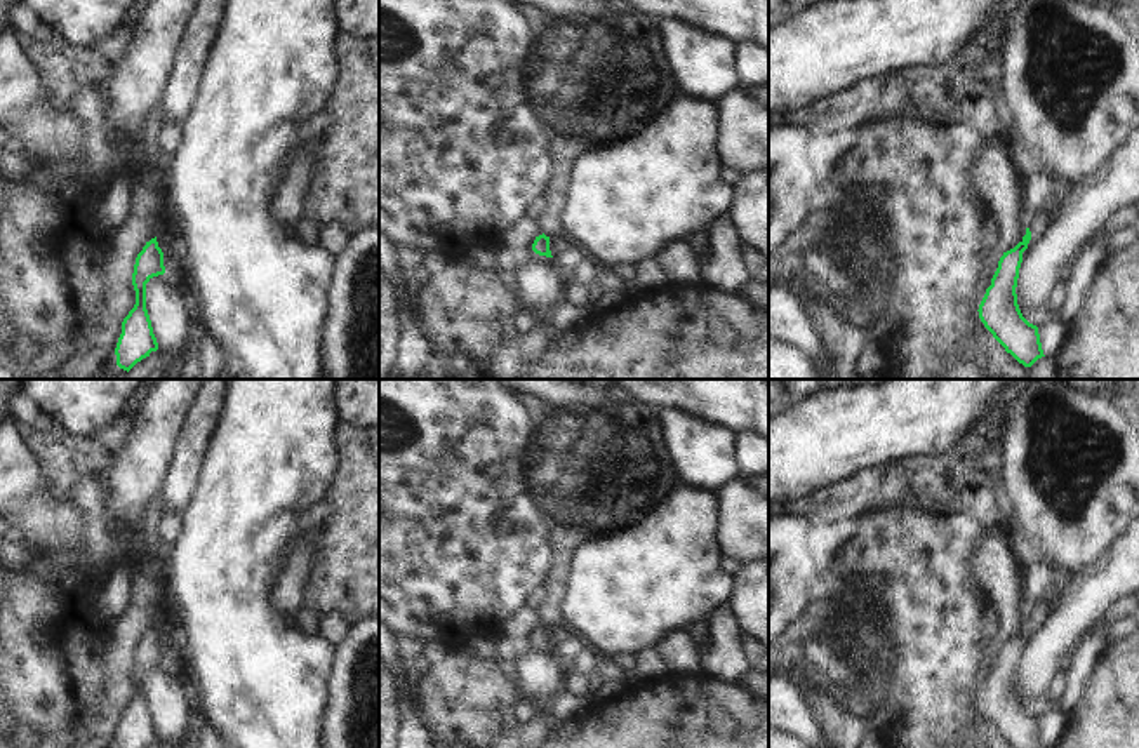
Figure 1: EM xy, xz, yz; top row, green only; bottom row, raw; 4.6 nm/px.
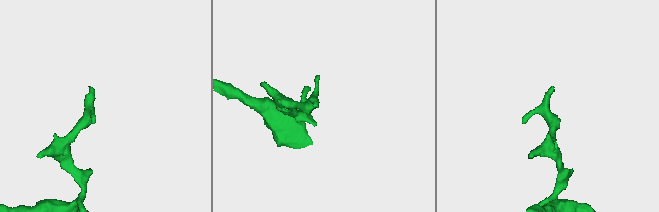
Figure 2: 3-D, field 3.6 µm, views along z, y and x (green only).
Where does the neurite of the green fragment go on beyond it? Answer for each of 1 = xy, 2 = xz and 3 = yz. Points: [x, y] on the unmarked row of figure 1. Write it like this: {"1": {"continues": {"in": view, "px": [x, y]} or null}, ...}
{"1": {"continues": null}, "2": {"continues": {"in": "xz", "px": [531, 644]}}, "3": {"continues": {"in": "yz", "px": [1059, 578]}}}

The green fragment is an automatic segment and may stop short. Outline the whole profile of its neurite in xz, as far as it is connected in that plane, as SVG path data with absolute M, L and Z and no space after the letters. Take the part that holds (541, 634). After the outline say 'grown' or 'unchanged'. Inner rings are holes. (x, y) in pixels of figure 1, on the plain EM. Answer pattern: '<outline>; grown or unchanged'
M544 623L536 626L534 633L529 637L527 649L539 649L543 652L551 652L553 645L550 640L550 626L546 626Z; grown

